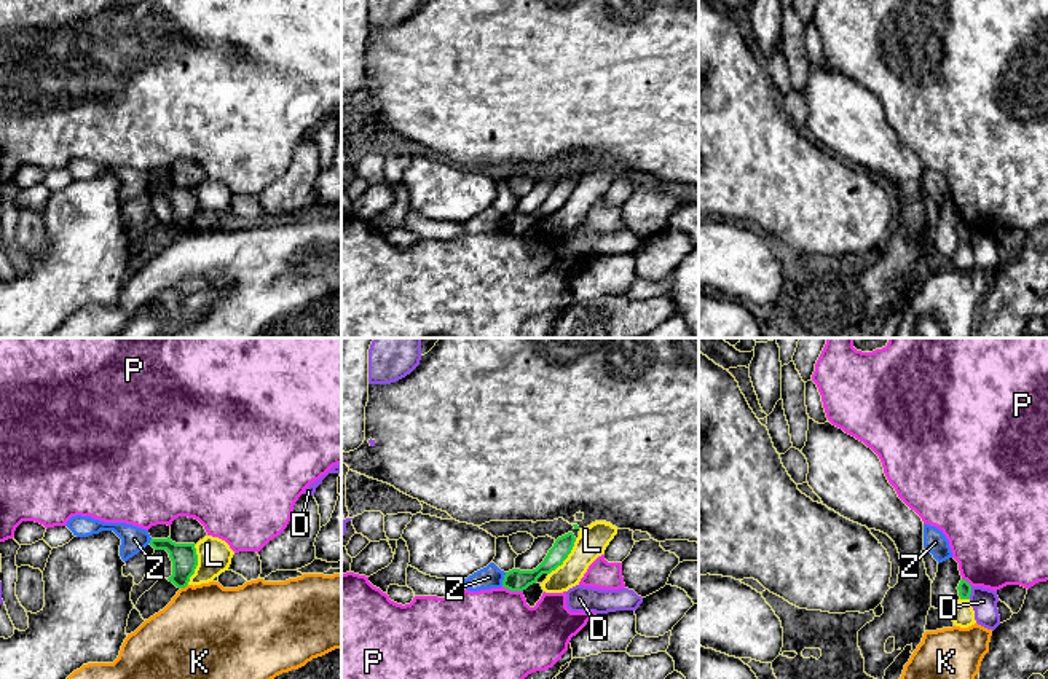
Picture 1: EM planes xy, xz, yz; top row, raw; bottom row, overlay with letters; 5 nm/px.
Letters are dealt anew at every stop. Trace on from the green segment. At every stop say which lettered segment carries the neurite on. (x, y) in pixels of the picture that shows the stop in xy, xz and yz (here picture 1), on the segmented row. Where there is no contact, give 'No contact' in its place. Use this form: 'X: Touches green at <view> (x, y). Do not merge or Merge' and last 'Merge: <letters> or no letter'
D: Touches green at yz (970, 593). Do not merge
K: Touches green at xy (184, 587). Do not merge
L: Touches green at xy (196, 565). Do not merge
P: Touches green at xz (512, 590). Do not merge
Z: Touches green at xz (504, 579). Do not merge
Merge: no letter

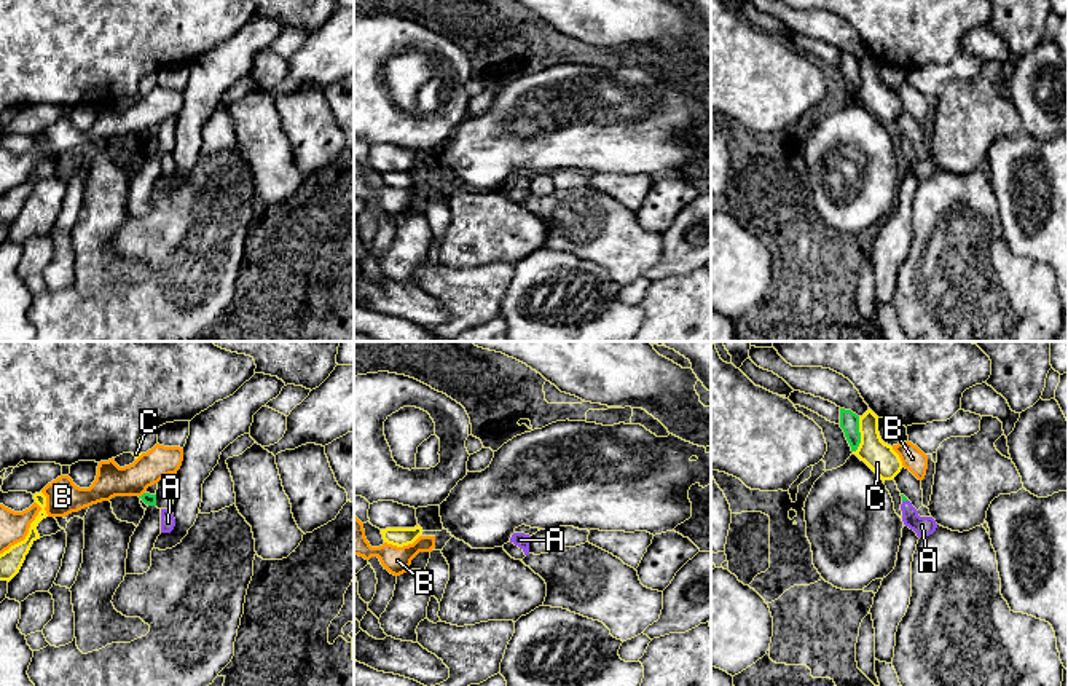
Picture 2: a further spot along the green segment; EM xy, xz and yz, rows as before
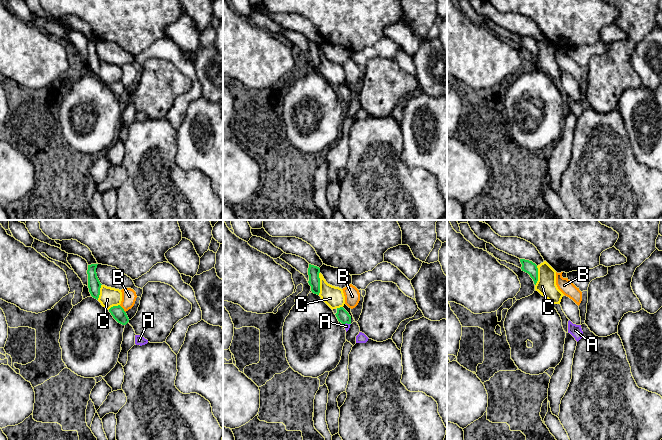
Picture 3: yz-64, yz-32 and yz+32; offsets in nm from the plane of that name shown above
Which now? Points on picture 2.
A: Touches green at yz (906, 500). Merge
B: Touches green at xy (142, 495). Do not merge
C: Touches green at yz (859, 434). Do not merge
Merge: A

